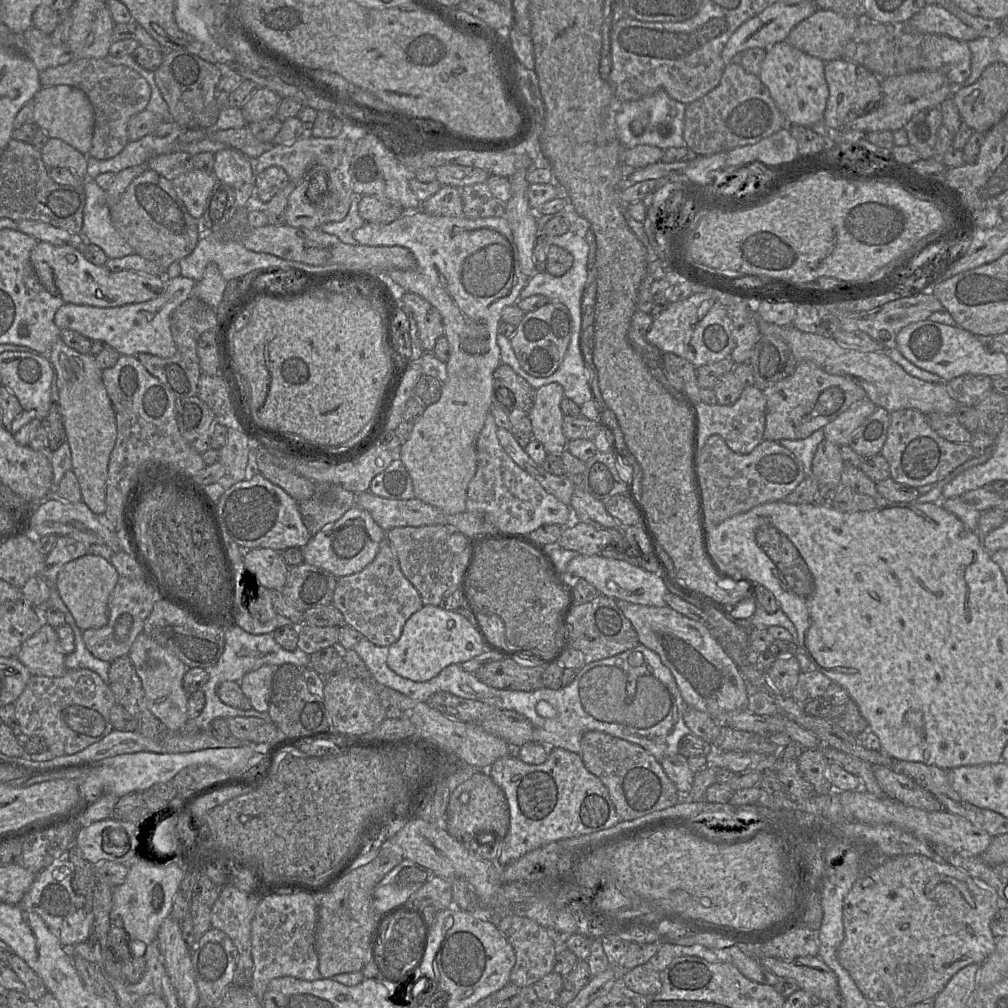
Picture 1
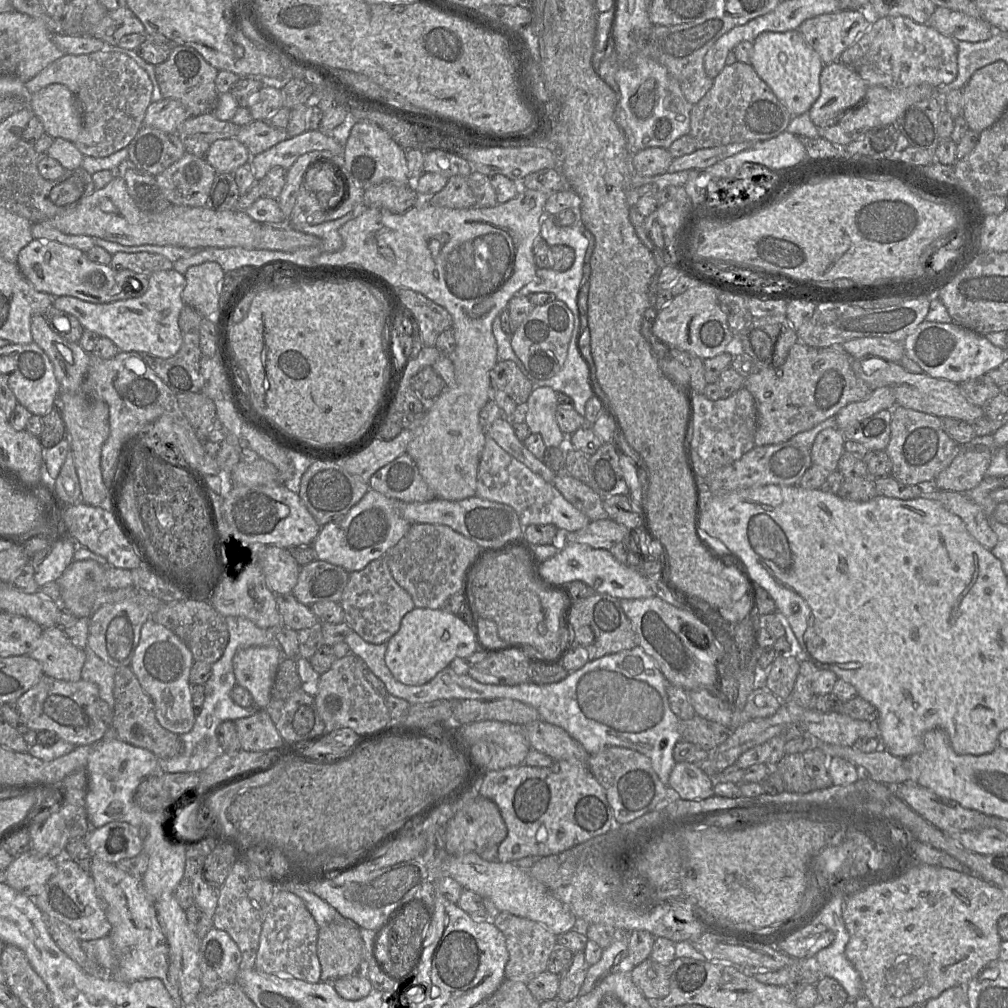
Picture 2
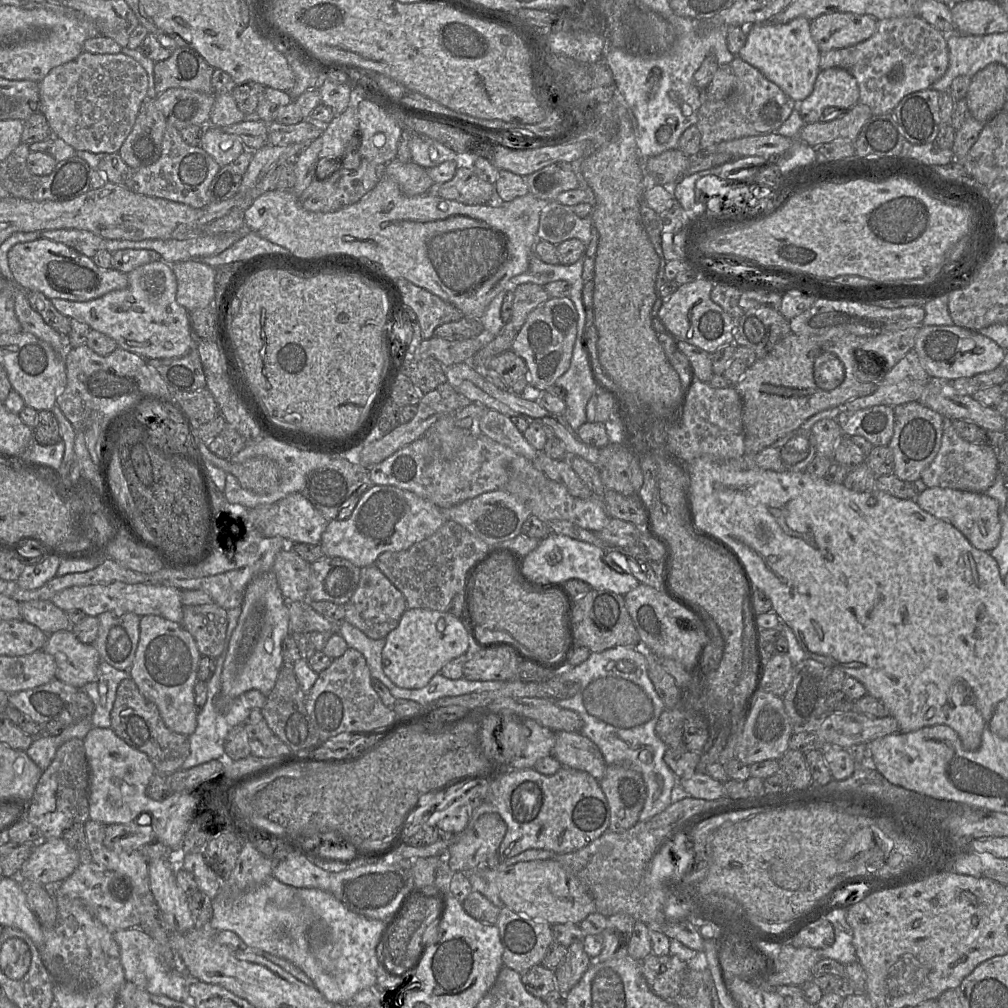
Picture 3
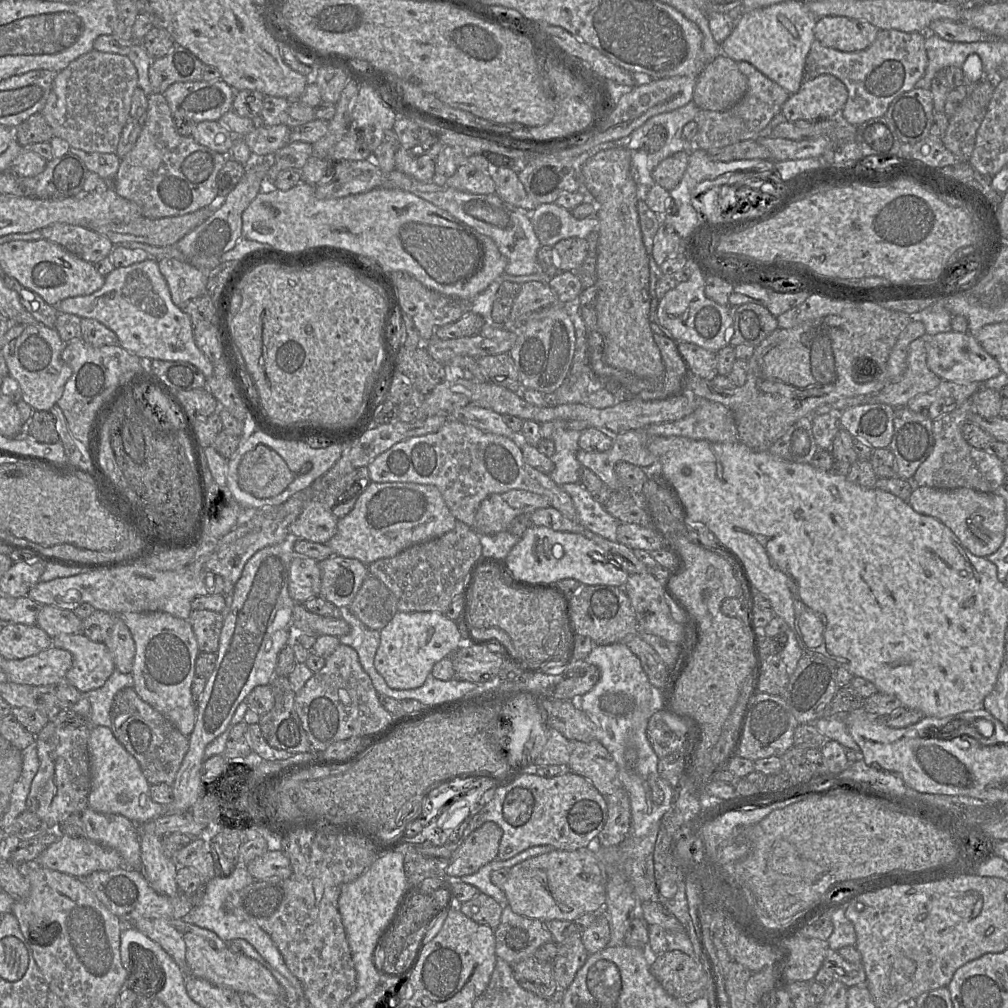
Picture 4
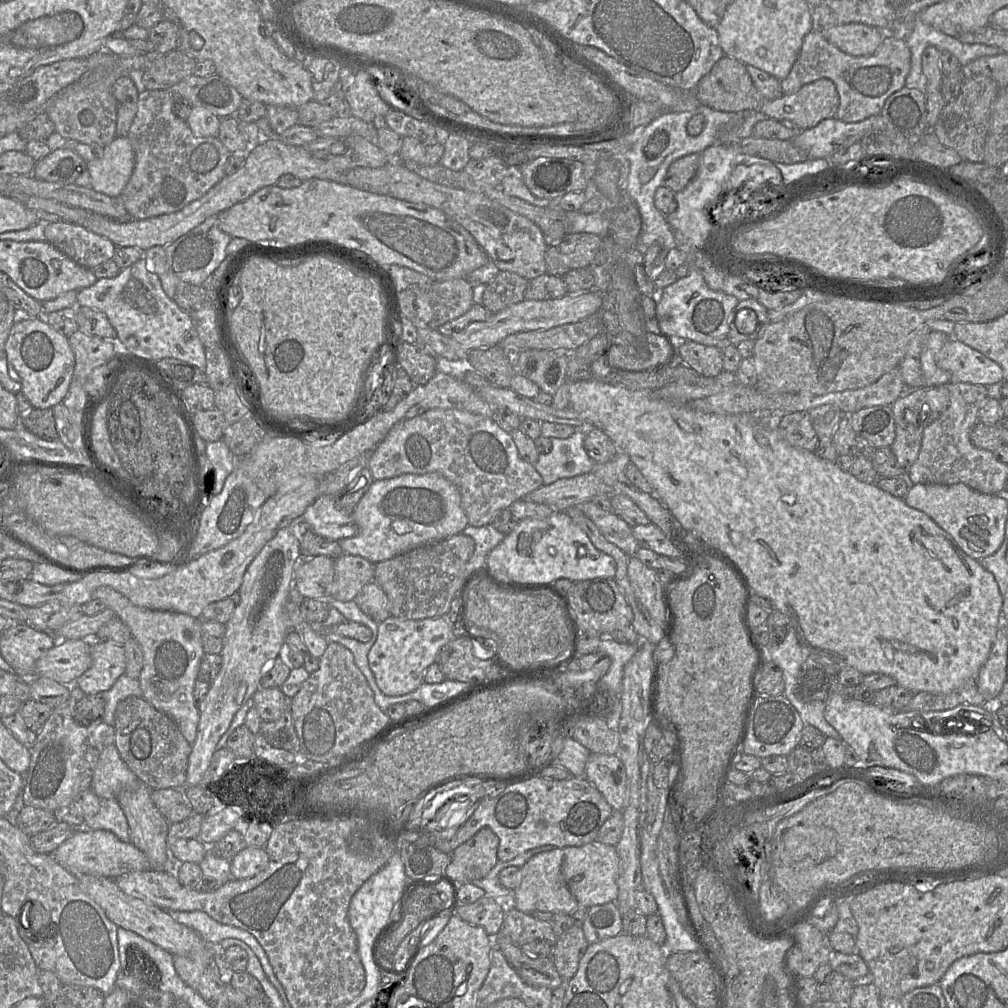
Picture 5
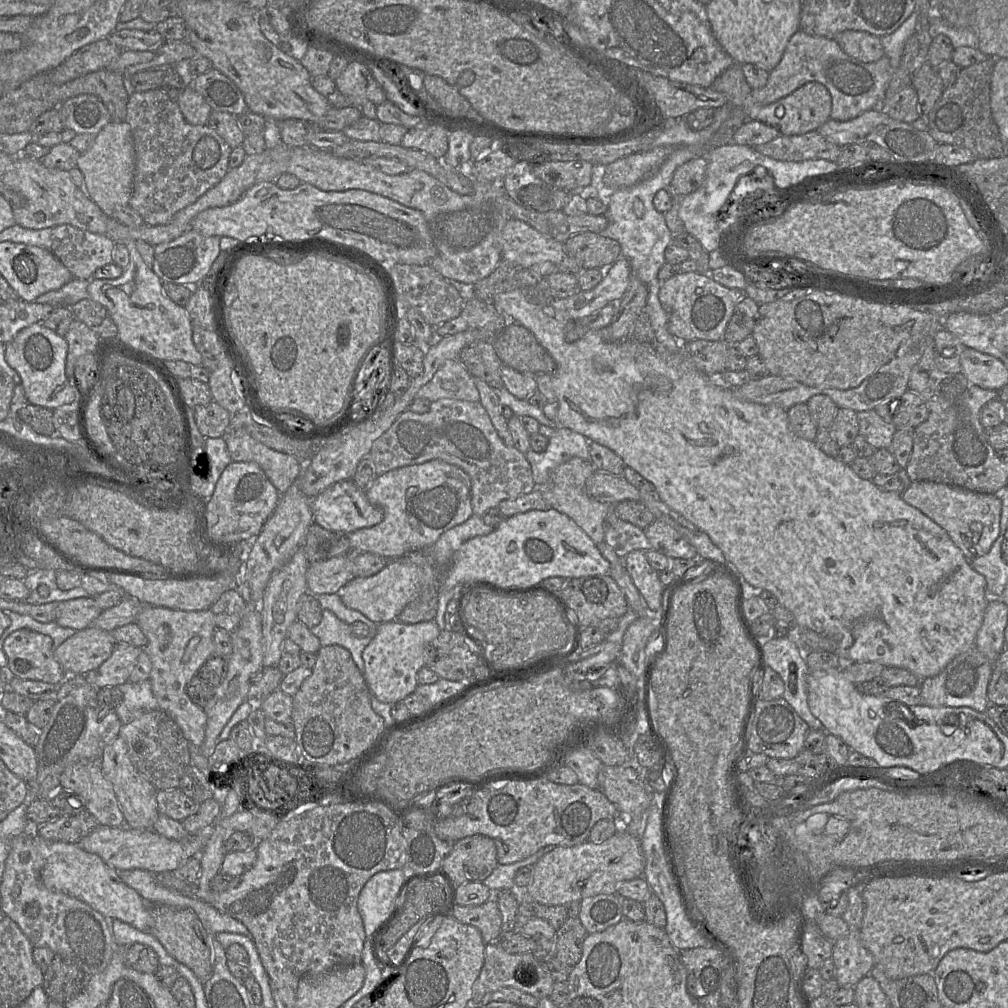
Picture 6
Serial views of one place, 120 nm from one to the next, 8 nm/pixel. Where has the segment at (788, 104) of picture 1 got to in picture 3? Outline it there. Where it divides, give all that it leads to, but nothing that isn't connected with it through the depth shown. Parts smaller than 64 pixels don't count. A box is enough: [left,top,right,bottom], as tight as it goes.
[737,17,820,103]

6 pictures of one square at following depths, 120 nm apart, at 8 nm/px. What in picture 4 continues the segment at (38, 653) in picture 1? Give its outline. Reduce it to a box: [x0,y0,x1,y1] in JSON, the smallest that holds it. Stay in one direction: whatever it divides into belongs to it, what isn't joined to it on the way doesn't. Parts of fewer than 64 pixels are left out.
[51,633,115,693]

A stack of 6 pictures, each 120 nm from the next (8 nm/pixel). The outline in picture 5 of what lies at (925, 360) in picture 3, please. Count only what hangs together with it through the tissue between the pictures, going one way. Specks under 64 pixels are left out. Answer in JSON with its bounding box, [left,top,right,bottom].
[936,337,1004,386]

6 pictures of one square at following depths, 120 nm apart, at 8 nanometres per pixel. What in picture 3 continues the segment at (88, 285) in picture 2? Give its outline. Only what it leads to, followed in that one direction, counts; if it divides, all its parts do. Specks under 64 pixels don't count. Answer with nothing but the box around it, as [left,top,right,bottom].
[8,238,128,302]

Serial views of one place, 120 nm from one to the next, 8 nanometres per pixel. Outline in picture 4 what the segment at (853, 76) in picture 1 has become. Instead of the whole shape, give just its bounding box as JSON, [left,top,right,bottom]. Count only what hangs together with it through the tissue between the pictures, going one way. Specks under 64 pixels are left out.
[782,74,848,122]

